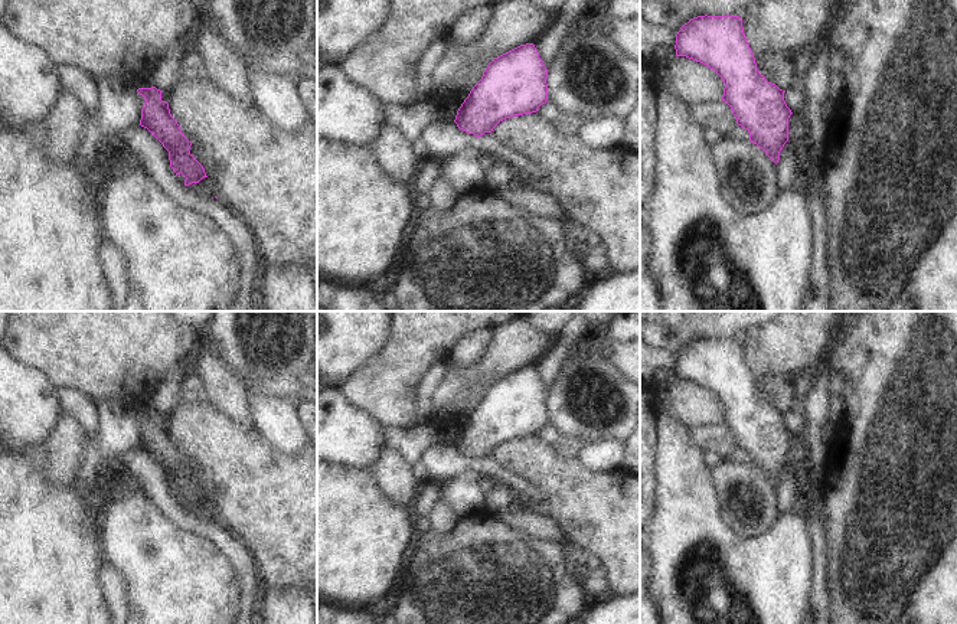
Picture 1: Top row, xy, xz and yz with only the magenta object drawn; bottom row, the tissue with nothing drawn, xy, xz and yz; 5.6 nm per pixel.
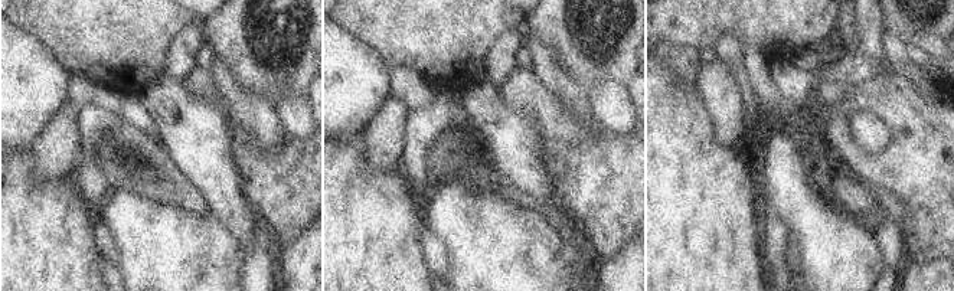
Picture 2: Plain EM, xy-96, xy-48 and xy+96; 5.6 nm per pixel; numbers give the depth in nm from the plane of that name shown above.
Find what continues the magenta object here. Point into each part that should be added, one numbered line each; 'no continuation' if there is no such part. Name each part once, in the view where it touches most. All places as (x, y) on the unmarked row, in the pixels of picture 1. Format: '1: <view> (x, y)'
no continuation

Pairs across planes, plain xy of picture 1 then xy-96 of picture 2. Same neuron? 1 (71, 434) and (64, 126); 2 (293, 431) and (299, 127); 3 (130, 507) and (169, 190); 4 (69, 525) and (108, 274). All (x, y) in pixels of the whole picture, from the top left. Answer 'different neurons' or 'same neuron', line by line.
1: same neuron
2: same neuron
3: different neurons
4: different neurons

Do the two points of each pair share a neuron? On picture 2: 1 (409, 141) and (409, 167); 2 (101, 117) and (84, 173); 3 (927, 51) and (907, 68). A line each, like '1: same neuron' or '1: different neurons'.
1: same neuron
2: same neuron
3: different neurons

